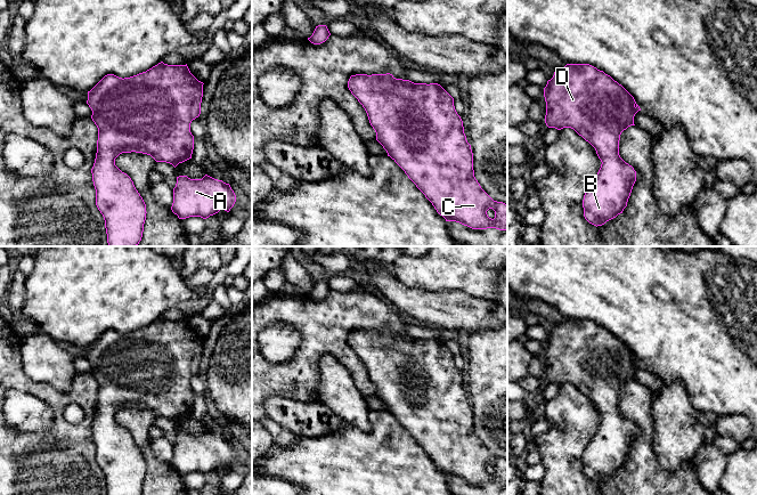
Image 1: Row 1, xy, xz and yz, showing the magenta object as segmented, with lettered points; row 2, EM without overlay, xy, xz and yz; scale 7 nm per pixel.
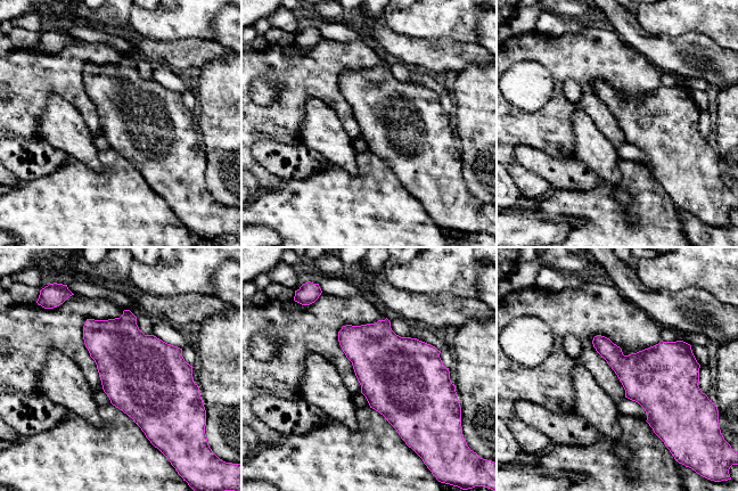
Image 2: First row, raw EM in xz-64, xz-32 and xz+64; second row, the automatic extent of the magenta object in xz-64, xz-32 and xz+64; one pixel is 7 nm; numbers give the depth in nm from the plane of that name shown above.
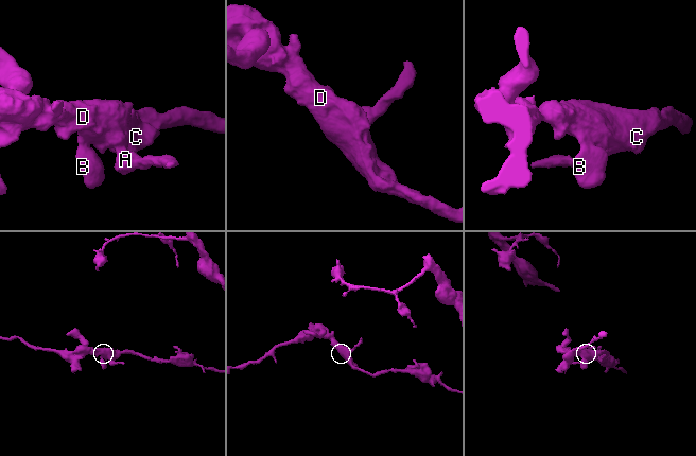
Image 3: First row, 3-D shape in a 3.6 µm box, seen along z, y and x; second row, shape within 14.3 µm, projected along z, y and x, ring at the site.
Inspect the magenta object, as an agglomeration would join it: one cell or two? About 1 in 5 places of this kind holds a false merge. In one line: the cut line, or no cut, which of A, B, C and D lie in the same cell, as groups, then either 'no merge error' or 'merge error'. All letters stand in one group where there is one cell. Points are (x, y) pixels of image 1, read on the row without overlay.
no cut; A B C D; no merge error

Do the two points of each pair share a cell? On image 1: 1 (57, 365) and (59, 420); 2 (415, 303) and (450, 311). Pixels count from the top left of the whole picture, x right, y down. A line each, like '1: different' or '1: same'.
1: different
2: same

